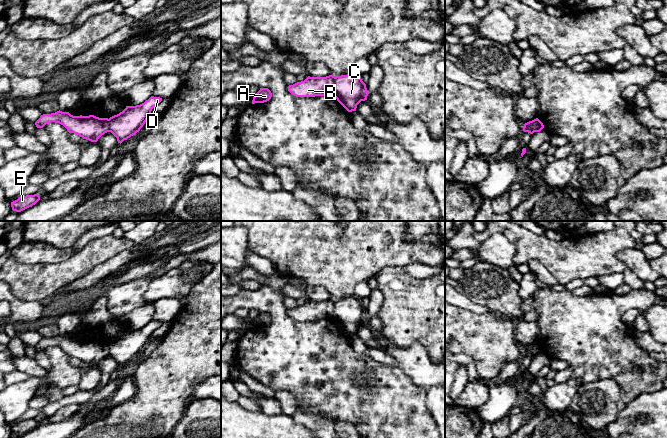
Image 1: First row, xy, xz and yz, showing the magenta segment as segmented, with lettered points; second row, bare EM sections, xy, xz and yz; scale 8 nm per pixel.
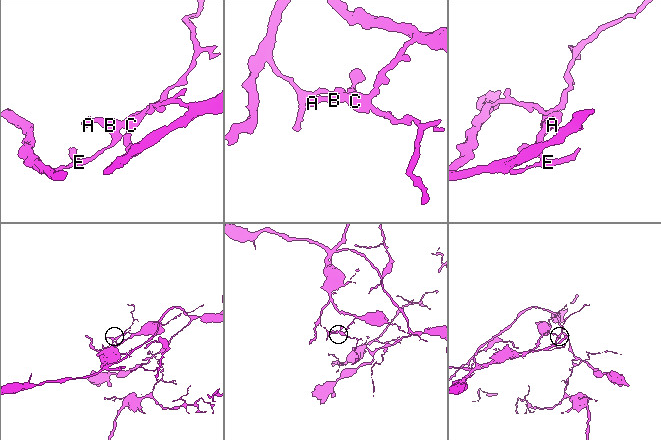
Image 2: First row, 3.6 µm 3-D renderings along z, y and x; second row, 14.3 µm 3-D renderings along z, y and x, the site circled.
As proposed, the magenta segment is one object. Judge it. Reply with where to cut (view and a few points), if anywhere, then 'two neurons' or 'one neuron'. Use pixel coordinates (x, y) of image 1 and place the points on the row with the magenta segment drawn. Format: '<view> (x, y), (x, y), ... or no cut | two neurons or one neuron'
xz (335, 77), (331, 94) | two neurons

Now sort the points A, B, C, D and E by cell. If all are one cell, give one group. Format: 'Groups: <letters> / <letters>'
Groups: A B E / C D

